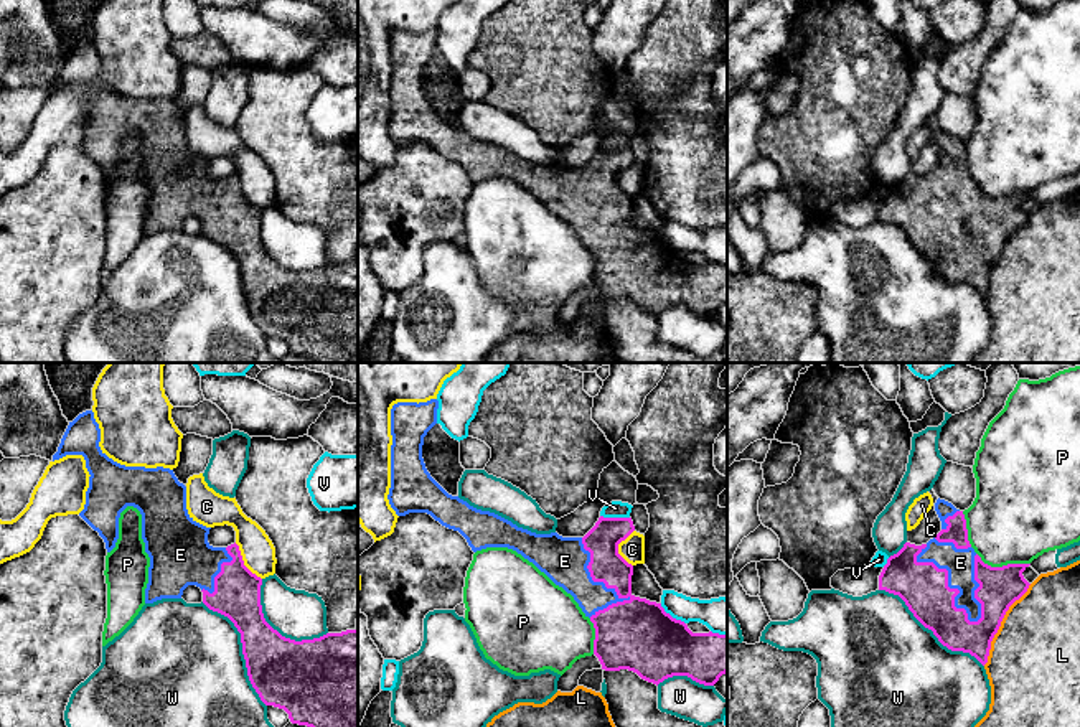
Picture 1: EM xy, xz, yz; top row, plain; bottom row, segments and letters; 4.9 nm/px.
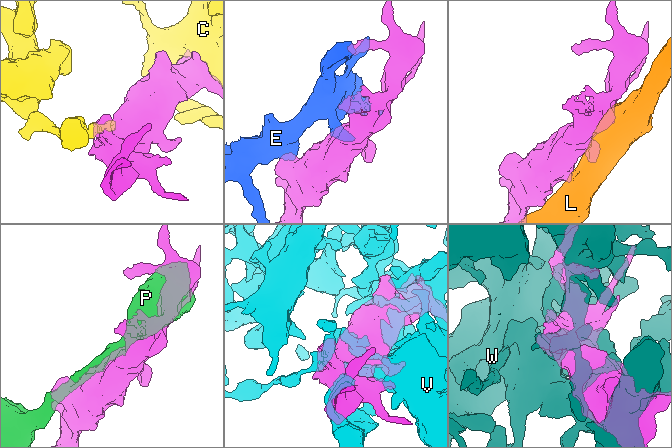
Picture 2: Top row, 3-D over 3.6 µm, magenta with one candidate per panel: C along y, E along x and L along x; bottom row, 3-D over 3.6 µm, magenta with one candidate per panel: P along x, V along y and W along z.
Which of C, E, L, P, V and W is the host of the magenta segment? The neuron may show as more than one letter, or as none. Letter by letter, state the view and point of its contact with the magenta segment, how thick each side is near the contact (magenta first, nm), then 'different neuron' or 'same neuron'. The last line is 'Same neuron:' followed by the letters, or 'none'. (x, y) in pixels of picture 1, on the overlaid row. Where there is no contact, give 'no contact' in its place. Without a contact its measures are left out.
C: meets magenta in xy at (243, 562); 220 nm thick on the magenta side, 160 nm on the other; different neuron
E: meets magenta in yz at (947, 582); 240 nm thick on the magenta side, 140 nm on the other; same neuron
L: meets magenta in yz at (1000, 625); 200 nm thick on the magenta side, 440 nm on the other; different neuron
P: meets magenta in yz at (1003, 566); 200 nm thick on the magenta side, 440 nm on the other; different neuron
V: meets magenta in xz at (615, 518); 170 nm thick on the magenta side, 80 nm on the other; different neuron
W: meets magenta in xy at (243, 650); 340 nm thick on the magenta side, 480 nm on the other; different neuron
Same neuron: E

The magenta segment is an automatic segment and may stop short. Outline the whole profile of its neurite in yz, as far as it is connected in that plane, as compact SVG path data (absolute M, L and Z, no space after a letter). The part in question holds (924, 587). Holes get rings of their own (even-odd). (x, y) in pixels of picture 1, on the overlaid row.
M940 498L935 511L941 521L941 531L927 544L905 542L897 554L890 556L879 575L879 590L899 595L943 646L970 653L984 666L1006 612L1031 585L1022 575L1031 564L1003 567L984 564L968 541L963 511Z

